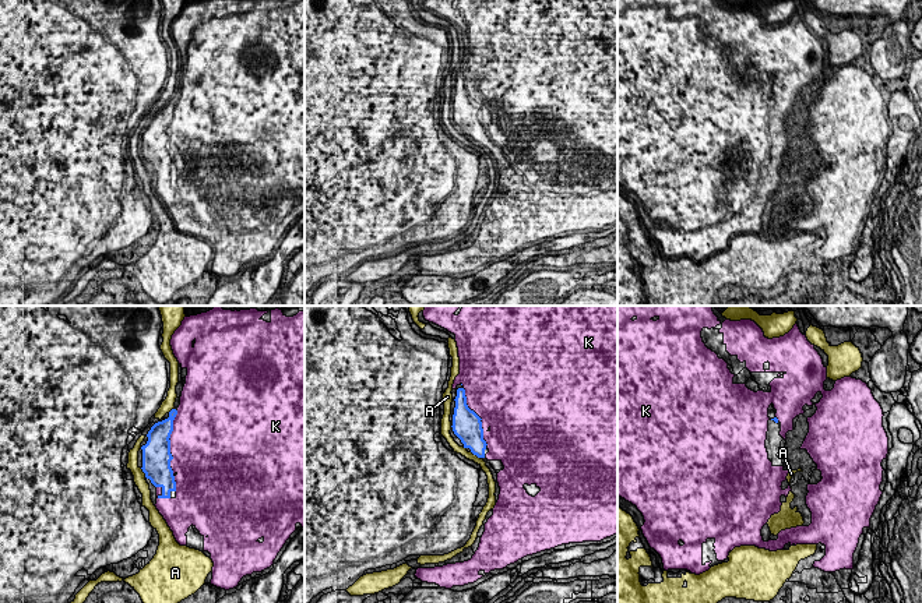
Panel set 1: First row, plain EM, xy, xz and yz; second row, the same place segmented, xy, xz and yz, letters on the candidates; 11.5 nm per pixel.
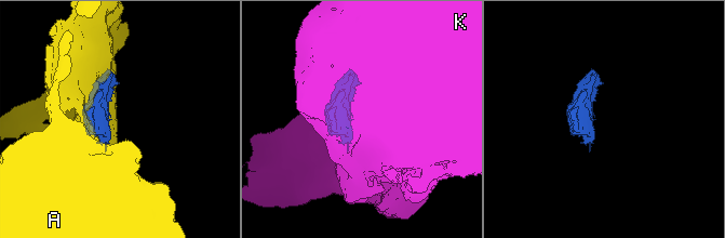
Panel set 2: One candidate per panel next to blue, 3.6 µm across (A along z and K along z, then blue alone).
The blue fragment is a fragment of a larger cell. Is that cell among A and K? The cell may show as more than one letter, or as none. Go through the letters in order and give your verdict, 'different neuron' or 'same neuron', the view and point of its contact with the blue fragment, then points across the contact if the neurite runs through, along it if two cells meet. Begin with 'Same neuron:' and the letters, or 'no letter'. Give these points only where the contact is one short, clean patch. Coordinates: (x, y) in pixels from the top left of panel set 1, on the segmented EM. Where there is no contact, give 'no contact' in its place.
Same neuron: K
A: different neuron; meets blue in xy at (143, 471)
K: same neuron; meets blue in xy at (169, 451)

